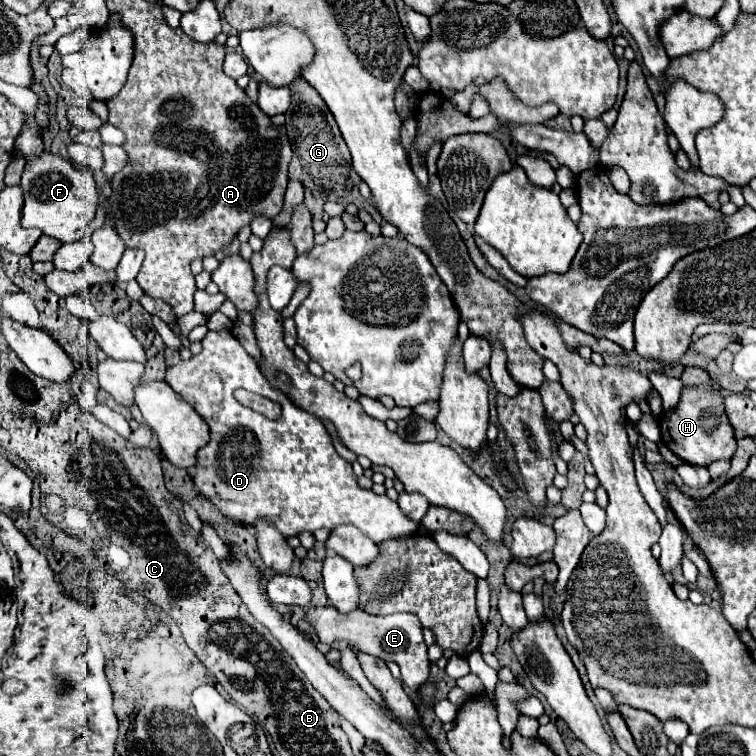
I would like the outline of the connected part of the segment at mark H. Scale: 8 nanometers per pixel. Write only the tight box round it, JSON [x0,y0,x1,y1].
[660,383,736,465]

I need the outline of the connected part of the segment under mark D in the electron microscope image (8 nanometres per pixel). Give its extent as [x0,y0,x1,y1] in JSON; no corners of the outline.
[166,329,418,545]

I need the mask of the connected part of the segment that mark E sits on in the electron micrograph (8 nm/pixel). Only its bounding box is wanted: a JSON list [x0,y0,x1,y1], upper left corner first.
[302,605,430,693]

